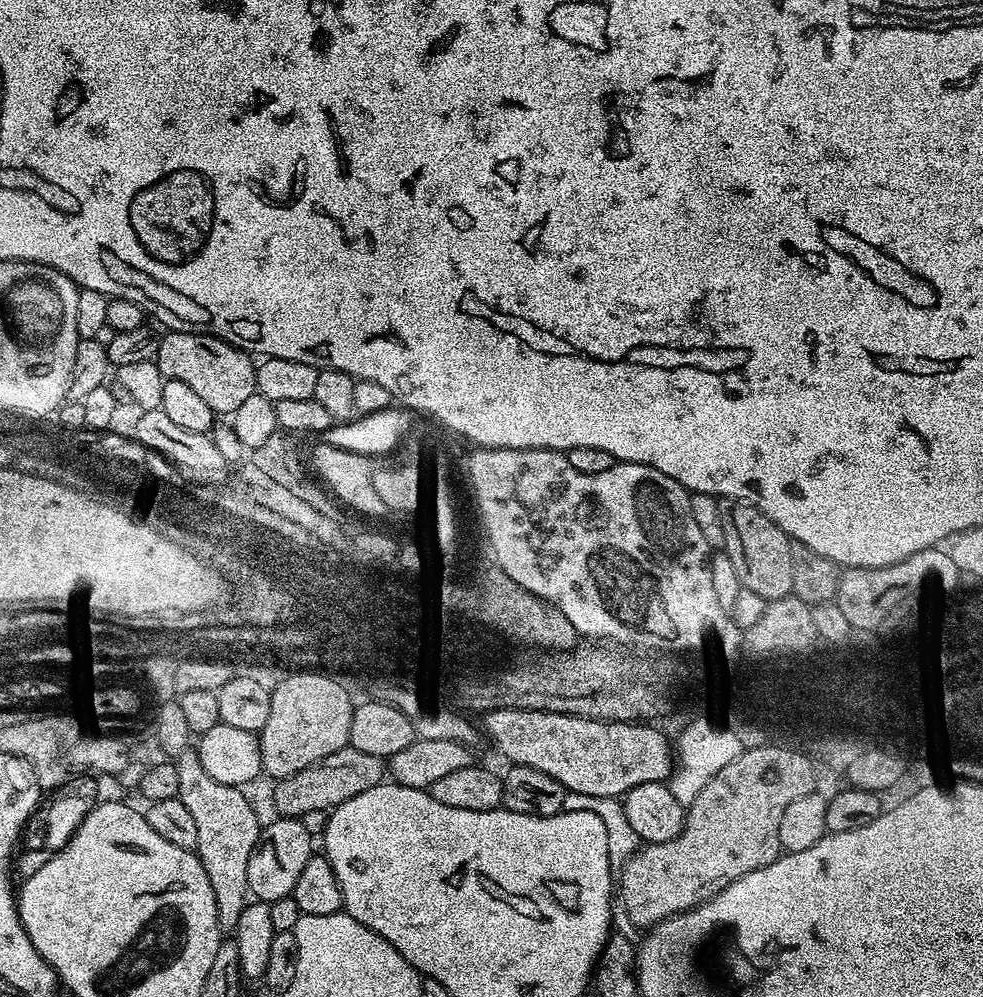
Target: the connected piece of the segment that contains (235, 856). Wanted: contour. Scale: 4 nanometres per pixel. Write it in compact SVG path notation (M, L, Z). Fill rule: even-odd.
M195 750L179 753L174 763L178 770L178 796L182 806L190 810L198 829L198 846L194 851L214 890L221 933L235 933L238 917L250 900L246 866L250 866L250 854L254 854L254 846L260 837L262 820L256 817L251 802L240 793L243 791L237 785L223 784L206 774Z

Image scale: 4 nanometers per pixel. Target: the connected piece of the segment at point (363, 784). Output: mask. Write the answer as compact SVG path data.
M349 746L322 758L316 764L306 766L306 770L298 770L298 774L290 774L284 780L275 781L272 804L276 807L275 815L280 818L302 818L310 814L310 810L329 813L342 806L342 802L358 798L358 794L385 783L385 780L385 757L362 754L362 750Z

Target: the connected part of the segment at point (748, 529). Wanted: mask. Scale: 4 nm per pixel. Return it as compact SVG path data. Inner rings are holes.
M728 502L720 509L722 514L722 552L734 562L734 570L738 570L740 587L754 590L765 602L781 600L784 596L793 595L794 566L792 557L793 541L766 514L762 514L753 504Z

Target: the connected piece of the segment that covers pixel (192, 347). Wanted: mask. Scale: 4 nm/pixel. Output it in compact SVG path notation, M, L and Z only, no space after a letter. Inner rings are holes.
M165 331L159 337L160 345L156 351L156 365L165 380L177 380L190 386L213 414L231 414L250 398L256 390L257 361L249 353L235 348L217 336L208 336L204 332Z

